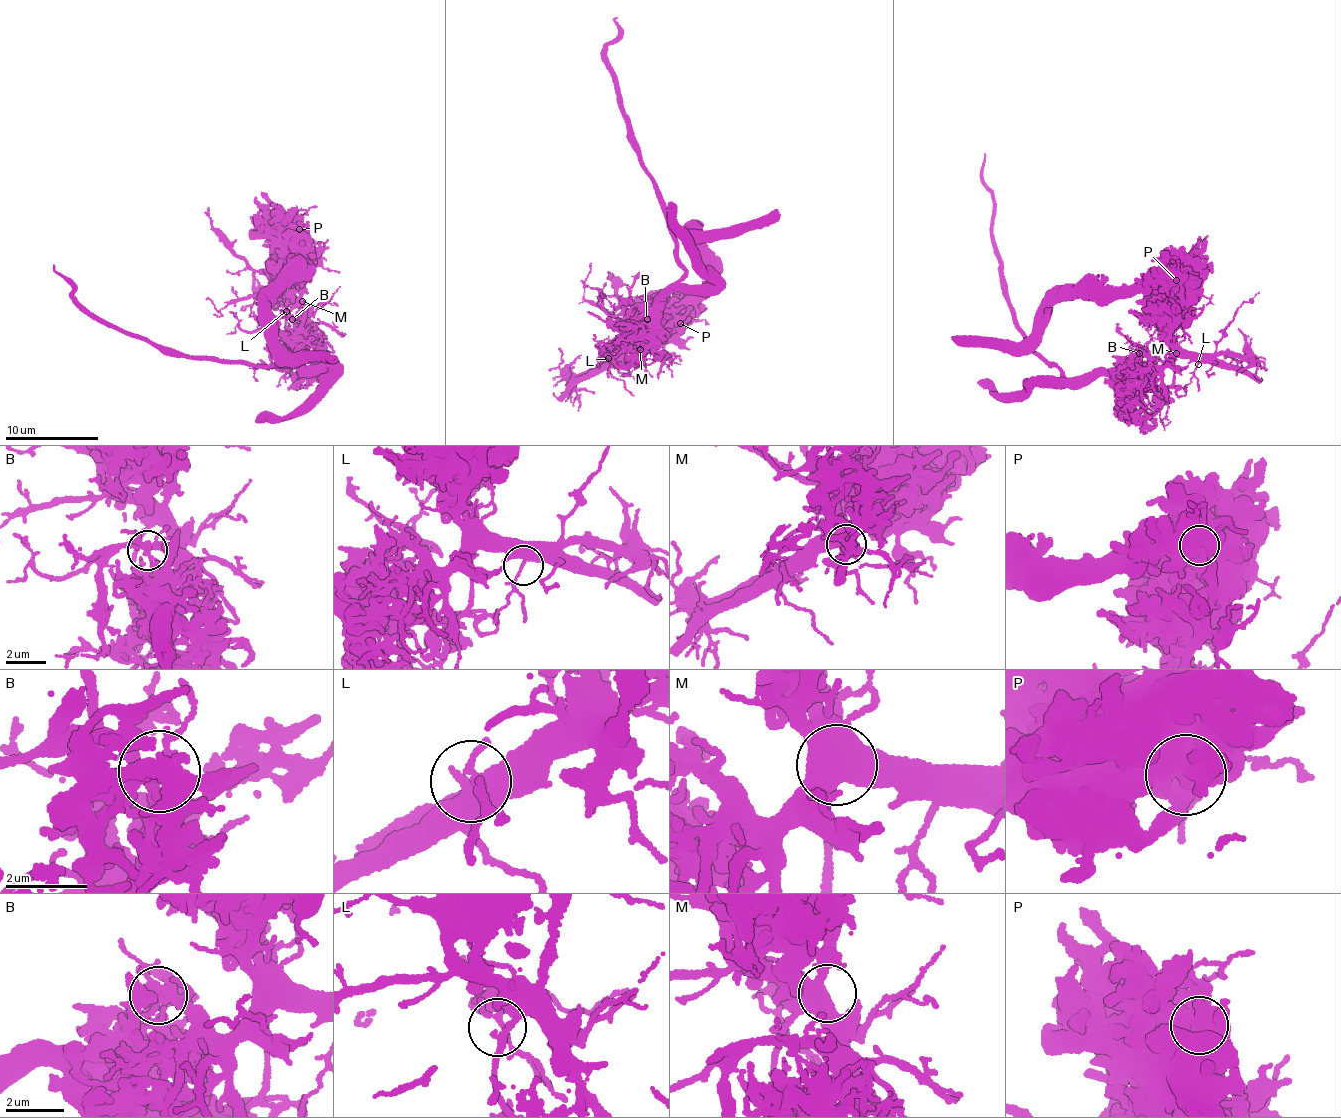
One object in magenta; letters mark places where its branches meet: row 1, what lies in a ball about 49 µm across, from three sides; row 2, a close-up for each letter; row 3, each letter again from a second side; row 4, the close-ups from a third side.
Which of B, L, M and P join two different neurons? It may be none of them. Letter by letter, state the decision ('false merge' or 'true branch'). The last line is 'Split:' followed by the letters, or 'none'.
B: false merge
L: true branch
M: true branch
P: false merge
Split: B, P

